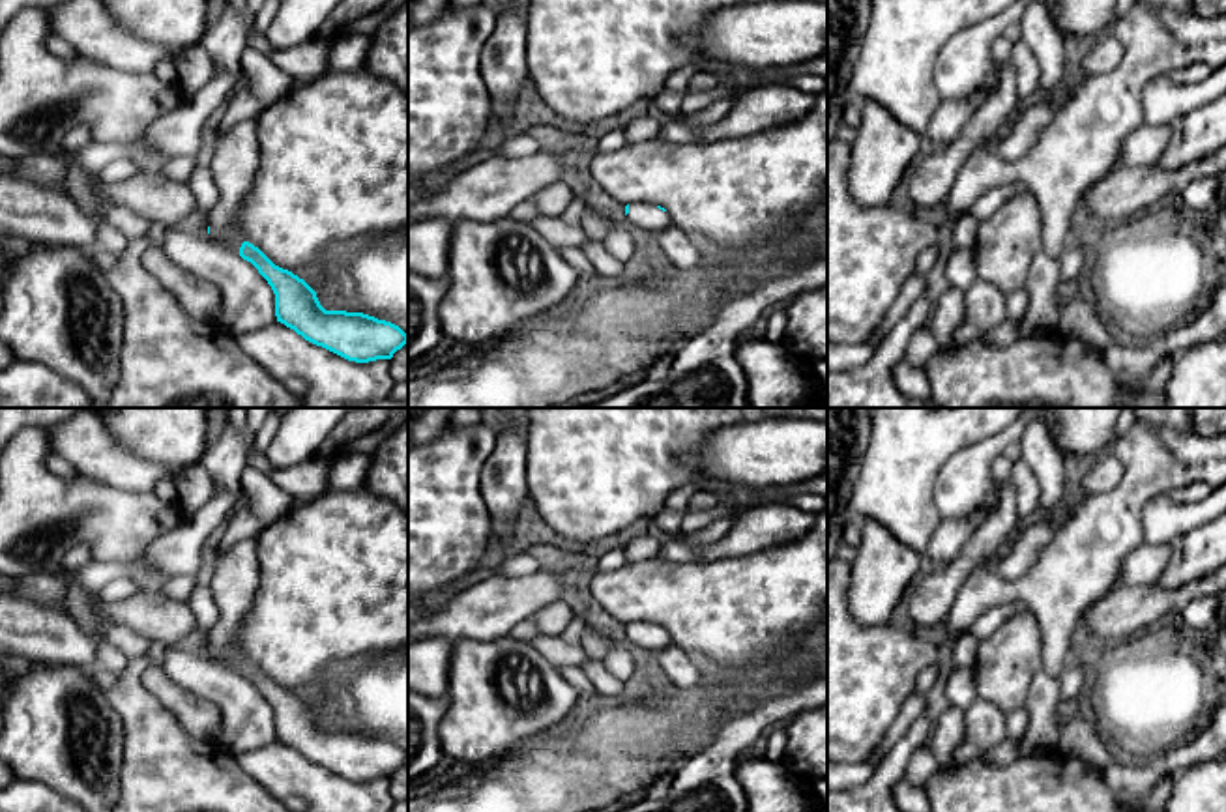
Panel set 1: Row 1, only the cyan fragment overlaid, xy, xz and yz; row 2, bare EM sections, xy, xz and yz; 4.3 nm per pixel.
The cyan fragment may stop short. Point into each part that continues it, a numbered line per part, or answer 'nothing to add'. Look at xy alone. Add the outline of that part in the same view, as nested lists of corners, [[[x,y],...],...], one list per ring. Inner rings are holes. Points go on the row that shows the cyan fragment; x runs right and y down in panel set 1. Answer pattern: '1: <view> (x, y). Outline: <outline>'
1: xy (332, 382). Outline: [[[281,322],[236,337],[238,346],[258,361],[273,378],[285,382],[301,378],[307,391],[301,408],[346,408],[348,404],[374,402],[389,397],[395,378],[389,359],[369,363],[348,361],[322,346],[316,346]]]

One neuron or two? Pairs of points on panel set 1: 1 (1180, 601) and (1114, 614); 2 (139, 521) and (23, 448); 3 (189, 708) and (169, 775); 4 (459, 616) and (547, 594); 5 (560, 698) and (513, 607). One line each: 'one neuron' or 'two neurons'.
1: one neuron
2: one neuron
3: two neurons
4: one neuron
5: two neurons

